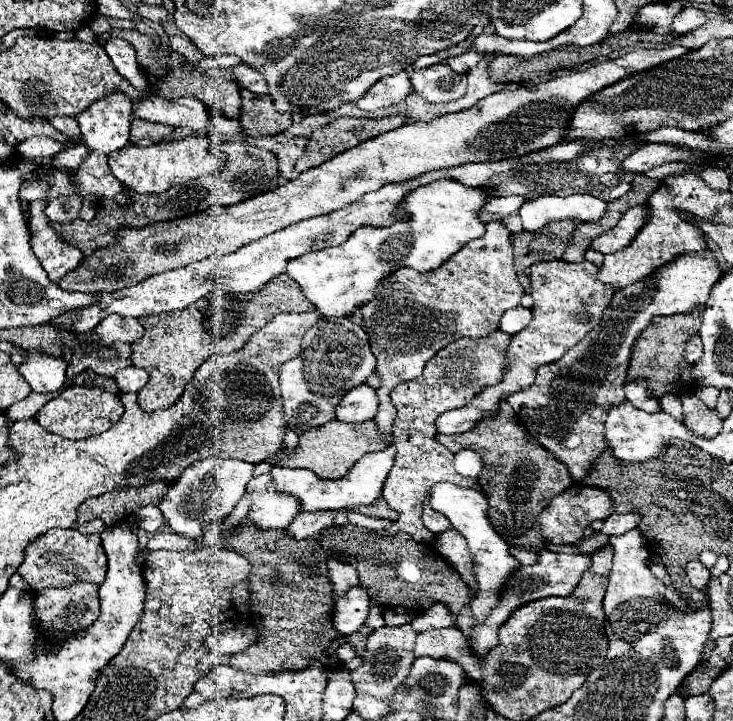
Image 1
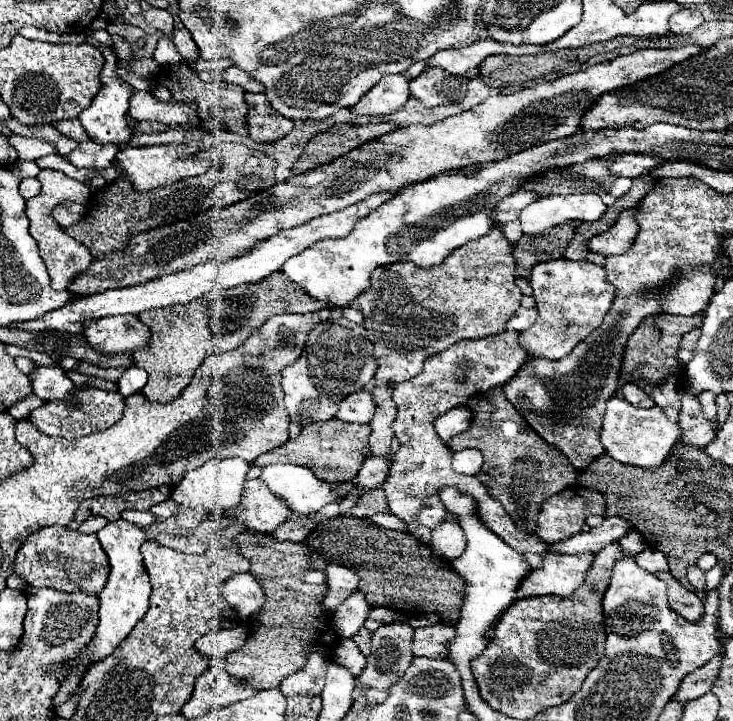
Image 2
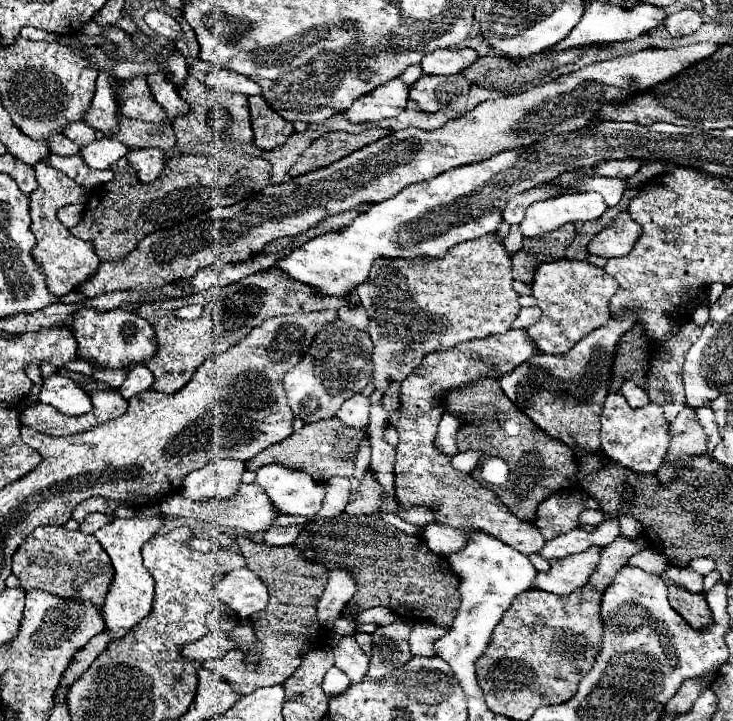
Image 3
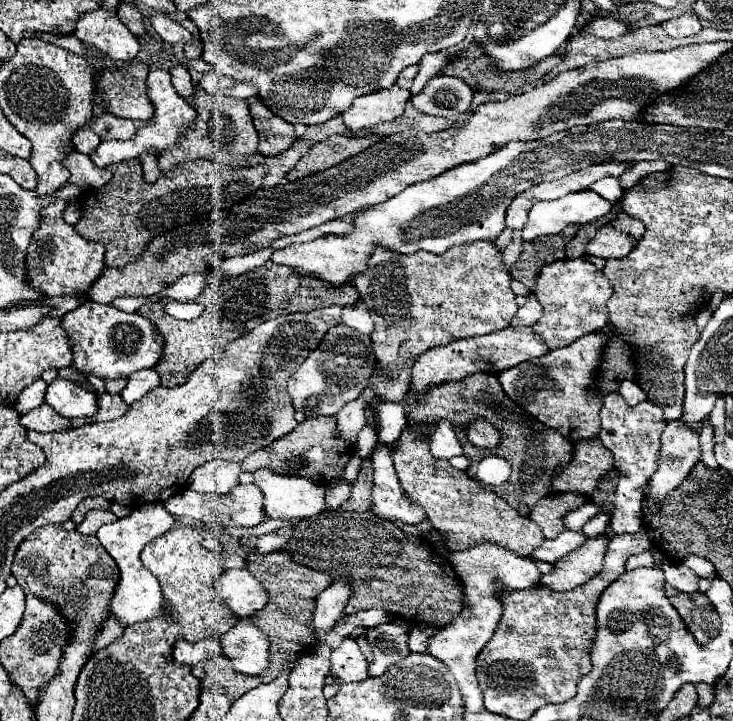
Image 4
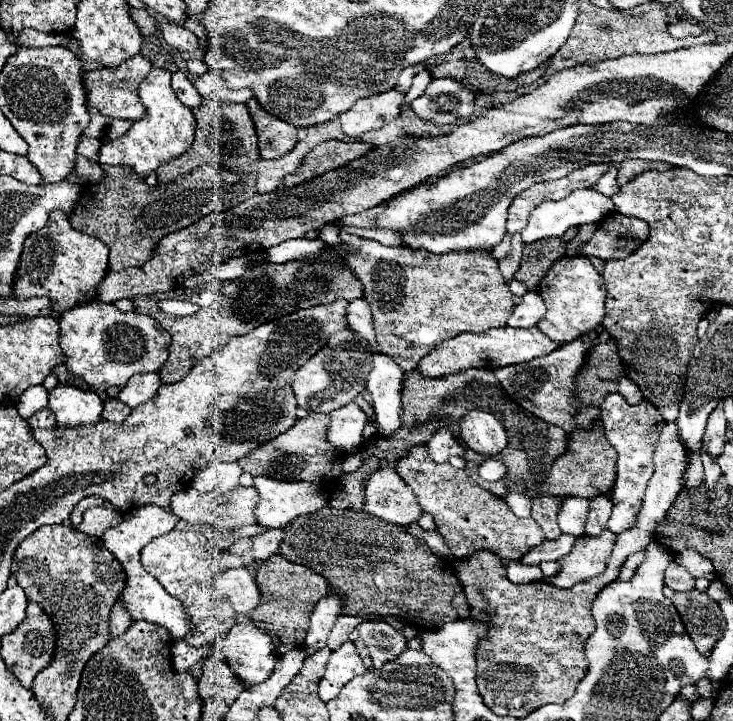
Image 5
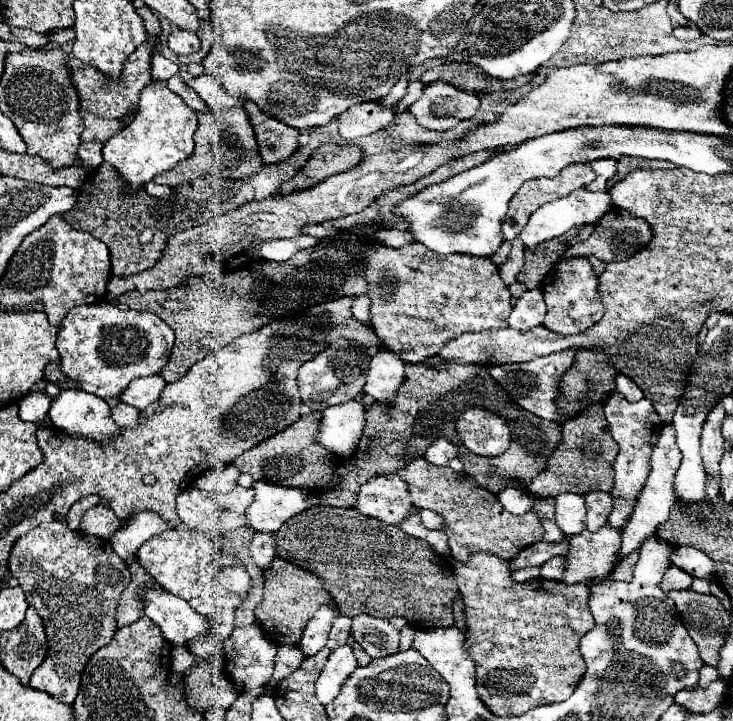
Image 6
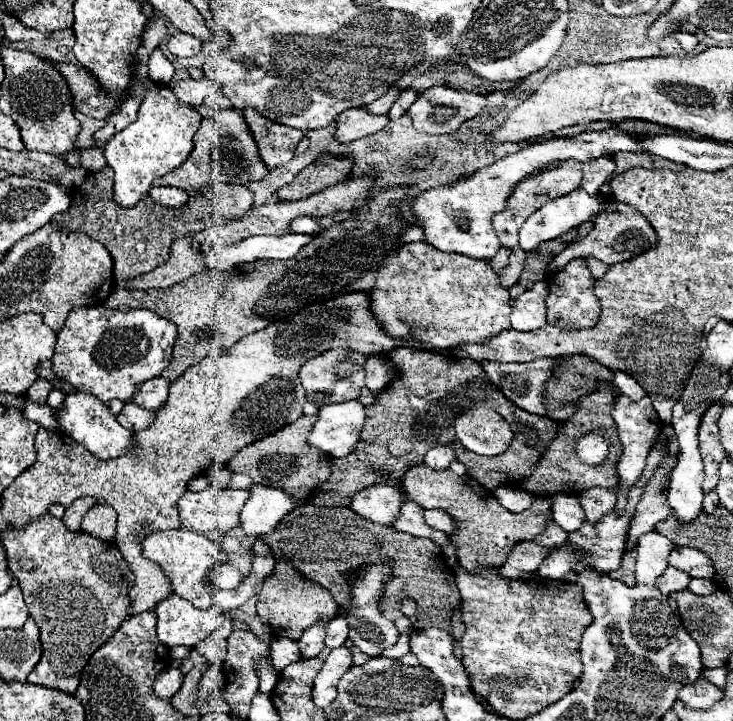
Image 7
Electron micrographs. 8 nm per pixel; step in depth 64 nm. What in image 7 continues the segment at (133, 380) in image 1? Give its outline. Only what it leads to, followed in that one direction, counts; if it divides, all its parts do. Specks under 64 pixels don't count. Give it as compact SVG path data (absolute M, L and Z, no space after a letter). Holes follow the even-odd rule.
M152 378L144 382L144 386L140 386L140 394L134 398L134 402L148 410L160 410L160 406L164 406L164 402L168 400L168 388L170 382L166 378Z

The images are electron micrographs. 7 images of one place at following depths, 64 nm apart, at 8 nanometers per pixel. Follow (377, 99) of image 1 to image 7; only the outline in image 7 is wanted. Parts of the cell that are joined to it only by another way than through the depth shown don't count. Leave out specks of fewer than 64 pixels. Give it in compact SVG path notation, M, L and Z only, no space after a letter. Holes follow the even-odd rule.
M350 108L338 116L338 128L334 132L334 140L340 144L370 136L380 132L388 124L388 116L372 116L366 108Z

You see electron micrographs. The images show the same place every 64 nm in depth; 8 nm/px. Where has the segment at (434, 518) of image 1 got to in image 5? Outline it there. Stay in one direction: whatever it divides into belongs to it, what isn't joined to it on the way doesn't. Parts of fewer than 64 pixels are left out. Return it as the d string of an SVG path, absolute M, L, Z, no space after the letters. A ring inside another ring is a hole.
M326 224L318 230L318 238L326 244L347 244L350 250L346 255L347 265L364 284L364 298L370 304L374 330L380 352L392 356L396 364L408 372L420 364L420 360L430 354L440 342L462 334L462 332L484 332L496 326L504 326L508 316L514 310L512 292L504 282L498 262L490 252L480 250L480 254L464 254L464 252L448 252L444 256L432 254L422 248L386 248L374 240L364 240L360 236L348 234L334 224ZM382 464L380 468L382 470L376 470L366 482L362 510L398 526L416 522L422 510L412 488L398 476L392 466Z

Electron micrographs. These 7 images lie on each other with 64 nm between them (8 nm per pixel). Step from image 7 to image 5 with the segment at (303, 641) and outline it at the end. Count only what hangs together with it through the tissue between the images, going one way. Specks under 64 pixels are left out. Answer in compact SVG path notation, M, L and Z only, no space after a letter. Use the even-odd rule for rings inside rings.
M330 592L326 598L322 598L316 604L312 618L310 618L308 634L306 634L304 646L302 646L306 656L312 656L314 652L318 652L326 644L326 638L328 638L340 610L342 610L342 602L340 602L338 594L334 594L334 592Z

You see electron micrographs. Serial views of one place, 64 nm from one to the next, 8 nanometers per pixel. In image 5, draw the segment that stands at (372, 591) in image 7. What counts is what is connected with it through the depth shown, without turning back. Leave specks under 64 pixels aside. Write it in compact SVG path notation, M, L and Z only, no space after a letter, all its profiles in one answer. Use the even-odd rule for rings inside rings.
M384 620L360 622L356 626L356 630L358 630L360 638L366 640L370 656L374 660L374 668L380 668L384 662L388 662L392 658L398 658L406 648L406 640L404 640L402 632L398 632Z

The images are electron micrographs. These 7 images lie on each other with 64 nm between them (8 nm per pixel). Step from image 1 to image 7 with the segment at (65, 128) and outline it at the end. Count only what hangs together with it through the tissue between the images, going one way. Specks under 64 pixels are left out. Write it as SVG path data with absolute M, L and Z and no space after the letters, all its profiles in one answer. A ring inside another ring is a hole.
M94 146L94 148L86 148L82 150L82 156L80 156L80 166L88 172L98 172L106 166L106 158L102 154L102 148L100 146Z

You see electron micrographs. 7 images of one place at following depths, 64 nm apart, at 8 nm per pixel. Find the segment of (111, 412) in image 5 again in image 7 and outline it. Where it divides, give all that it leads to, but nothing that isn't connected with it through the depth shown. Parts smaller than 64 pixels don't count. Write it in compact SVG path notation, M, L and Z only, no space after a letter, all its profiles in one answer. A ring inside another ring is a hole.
M128 402L128 404L124 404L124 408L116 420L132 432L140 432L140 430L146 430L154 422L154 418L156 418L156 412L146 410L134 402Z

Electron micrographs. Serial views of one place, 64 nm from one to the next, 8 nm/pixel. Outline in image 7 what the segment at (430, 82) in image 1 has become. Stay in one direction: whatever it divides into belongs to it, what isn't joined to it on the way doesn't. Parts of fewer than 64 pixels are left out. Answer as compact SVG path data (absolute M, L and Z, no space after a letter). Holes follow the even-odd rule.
M430 88L418 96L418 100L410 106L408 116L412 118L414 130L424 134L454 134L466 120L478 116L486 108L486 98L472 92L460 92L452 88Z

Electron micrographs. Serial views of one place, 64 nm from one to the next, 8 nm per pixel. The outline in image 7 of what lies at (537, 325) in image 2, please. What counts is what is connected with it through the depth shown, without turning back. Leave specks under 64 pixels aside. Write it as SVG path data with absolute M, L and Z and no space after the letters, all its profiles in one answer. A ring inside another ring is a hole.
M578 258L568 262L568 266L564 266L560 272L550 274L546 278L548 288L550 288L550 296L546 300L546 308L548 308L548 322L560 328L590 328L598 322L600 316L600 302L594 294L594 278L586 266L586 260Z

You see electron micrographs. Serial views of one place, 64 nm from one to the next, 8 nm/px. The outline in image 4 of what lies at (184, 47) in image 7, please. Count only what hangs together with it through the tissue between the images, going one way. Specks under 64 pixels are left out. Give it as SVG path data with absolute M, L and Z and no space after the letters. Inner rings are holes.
M156 14L156 16L150 18L150 22L152 22L154 30L162 36L162 40L168 42L168 44L182 44L184 46L184 44L194 42L192 34L188 30L184 30L178 22L168 18L166 14Z

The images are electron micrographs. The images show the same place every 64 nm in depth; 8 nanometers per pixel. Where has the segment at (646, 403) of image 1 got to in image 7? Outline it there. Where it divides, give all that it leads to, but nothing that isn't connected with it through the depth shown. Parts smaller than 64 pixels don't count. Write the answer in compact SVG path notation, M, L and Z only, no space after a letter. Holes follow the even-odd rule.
M616 372L616 374L614 374L614 386L616 386L622 394L626 394L628 398L632 398L632 400L640 400L640 398L646 396L644 388L642 388L630 374L626 374L626 372Z

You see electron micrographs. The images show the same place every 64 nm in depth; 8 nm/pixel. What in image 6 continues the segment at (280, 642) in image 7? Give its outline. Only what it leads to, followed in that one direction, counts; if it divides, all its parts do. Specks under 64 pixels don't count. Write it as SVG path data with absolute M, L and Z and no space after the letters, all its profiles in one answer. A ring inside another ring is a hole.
M282 644L278 646L278 654L276 654L276 666L274 666L274 674L270 680L270 686L278 686L278 682L288 676L292 670L296 670L296 666L300 666L300 662L304 660L304 654L298 646L292 644Z

